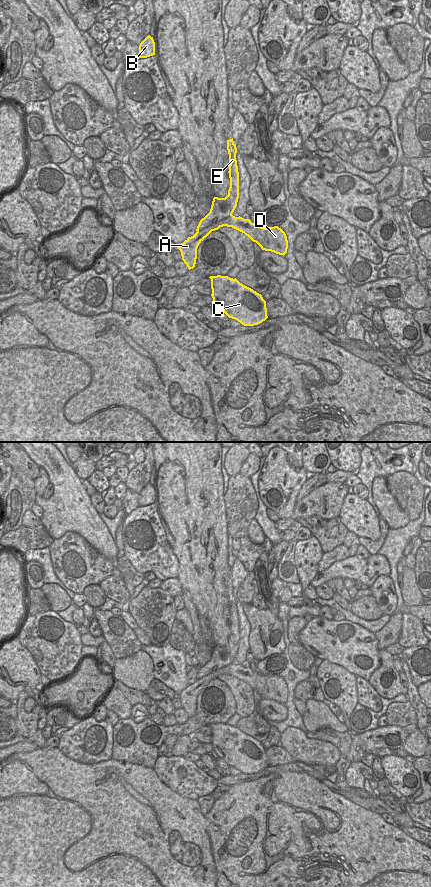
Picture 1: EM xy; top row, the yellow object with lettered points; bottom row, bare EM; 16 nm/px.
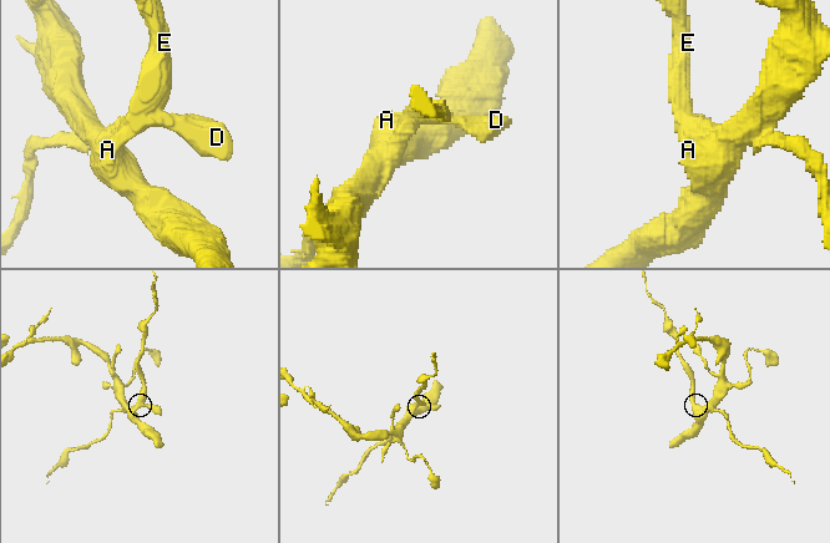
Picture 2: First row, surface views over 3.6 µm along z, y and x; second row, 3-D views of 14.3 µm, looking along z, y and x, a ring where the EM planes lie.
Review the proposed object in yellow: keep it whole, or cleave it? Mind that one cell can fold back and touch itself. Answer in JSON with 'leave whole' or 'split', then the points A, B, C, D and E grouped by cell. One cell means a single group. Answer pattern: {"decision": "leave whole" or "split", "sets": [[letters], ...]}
{"decision": "split", "sets": [["A", "B", "C", "D"], ["E"]]}

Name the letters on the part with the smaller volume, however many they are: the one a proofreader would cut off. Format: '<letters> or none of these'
E

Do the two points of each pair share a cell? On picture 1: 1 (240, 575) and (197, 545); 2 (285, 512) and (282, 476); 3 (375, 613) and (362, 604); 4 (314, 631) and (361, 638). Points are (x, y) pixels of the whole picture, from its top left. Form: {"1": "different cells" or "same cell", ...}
{"1": "different cells", "2": "same cell", "3": "same cell", "4": "same cell"}

